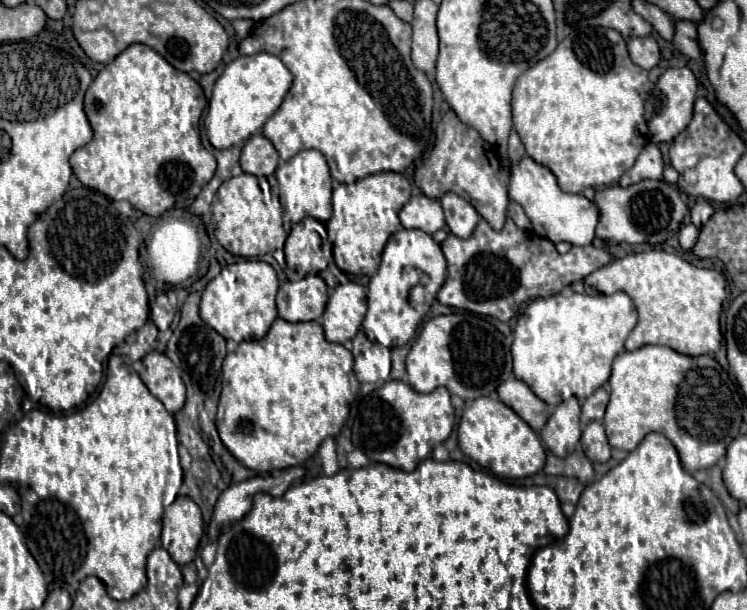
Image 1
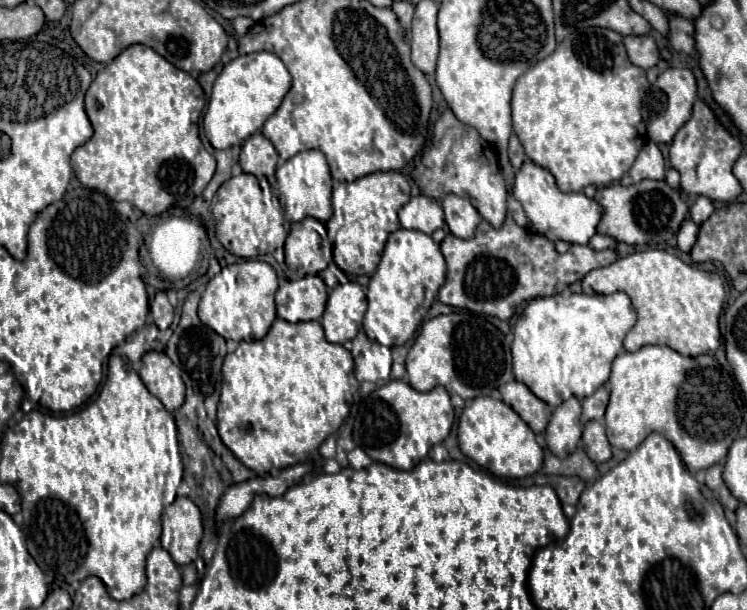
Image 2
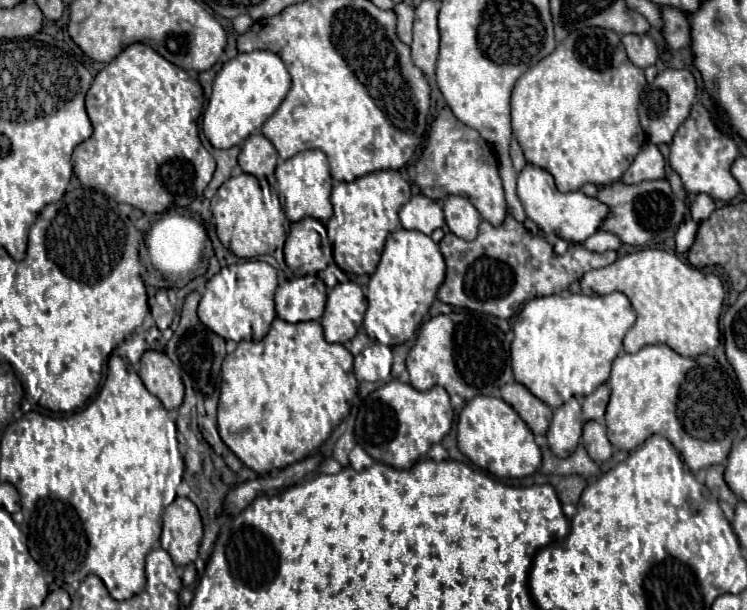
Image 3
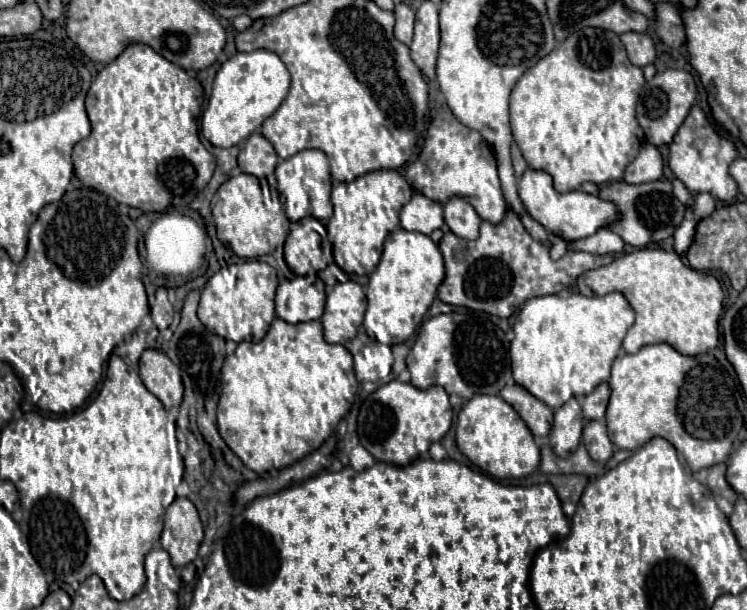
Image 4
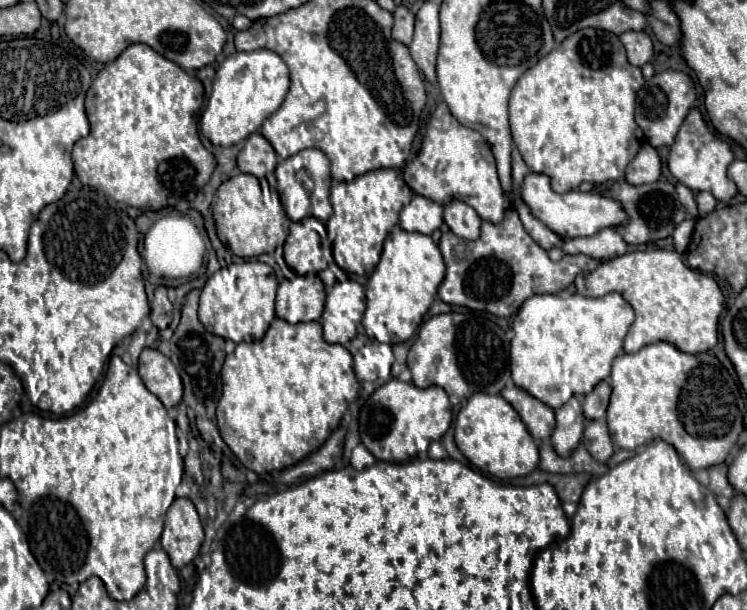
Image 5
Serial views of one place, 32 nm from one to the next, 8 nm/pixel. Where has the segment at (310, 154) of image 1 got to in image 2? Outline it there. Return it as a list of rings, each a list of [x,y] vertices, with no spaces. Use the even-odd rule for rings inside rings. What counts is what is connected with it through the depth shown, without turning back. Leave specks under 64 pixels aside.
[[[304,150],[304,152],[298,152],[296,156],[292,156],[290,160],[282,162],[276,168],[276,180],[278,180],[278,190],[282,196],[282,206],[284,206],[286,218],[290,222],[300,222],[306,216],[326,222],[332,216],[332,204],[330,204],[332,178],[330,178],[330,168],[328,168],[326,156],[320,150]]]

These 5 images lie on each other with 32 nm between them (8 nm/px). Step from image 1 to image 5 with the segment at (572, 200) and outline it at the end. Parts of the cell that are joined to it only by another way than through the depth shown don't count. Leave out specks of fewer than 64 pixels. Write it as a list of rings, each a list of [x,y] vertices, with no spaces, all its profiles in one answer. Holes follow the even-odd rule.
[[[528,174],[522,182],[522,198],[530,206],[532,214],[544,222],[552,232],[562,238],[578,238],[578,236],[594,236],[604,228],[616,228],[628,220],[628,214],[616,200],[602,196],[598,192],[580,192],[572,190],[566,194],[556,194],[550,188],[550,178],[544,174]]]

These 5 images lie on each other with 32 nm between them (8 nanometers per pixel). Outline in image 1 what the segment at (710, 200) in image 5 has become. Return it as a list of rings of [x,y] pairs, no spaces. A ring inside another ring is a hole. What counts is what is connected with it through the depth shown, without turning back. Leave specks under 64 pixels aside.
[[[700,198],[700,200],[696,200],[696,204],[692,206],[692,222],[694,222],[694,226],[696,228],[700,228],[710,216],[712,216],[712,212],[714,212],[714,208],[712,208],[712,204],[708,202],[708,200],[704,200],[704,198]]]

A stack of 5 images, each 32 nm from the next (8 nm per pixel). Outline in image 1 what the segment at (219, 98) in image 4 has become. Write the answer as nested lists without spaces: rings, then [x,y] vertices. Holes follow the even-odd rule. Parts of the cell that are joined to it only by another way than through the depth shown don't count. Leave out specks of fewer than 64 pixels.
[[[260,52],[252,56],[240,56],[230,62],[214,84],[208,114],[204,118],[204,128],[210,144],[222,150],[248,140],[278,110],[290,86],[292,74],[274,54]]]

